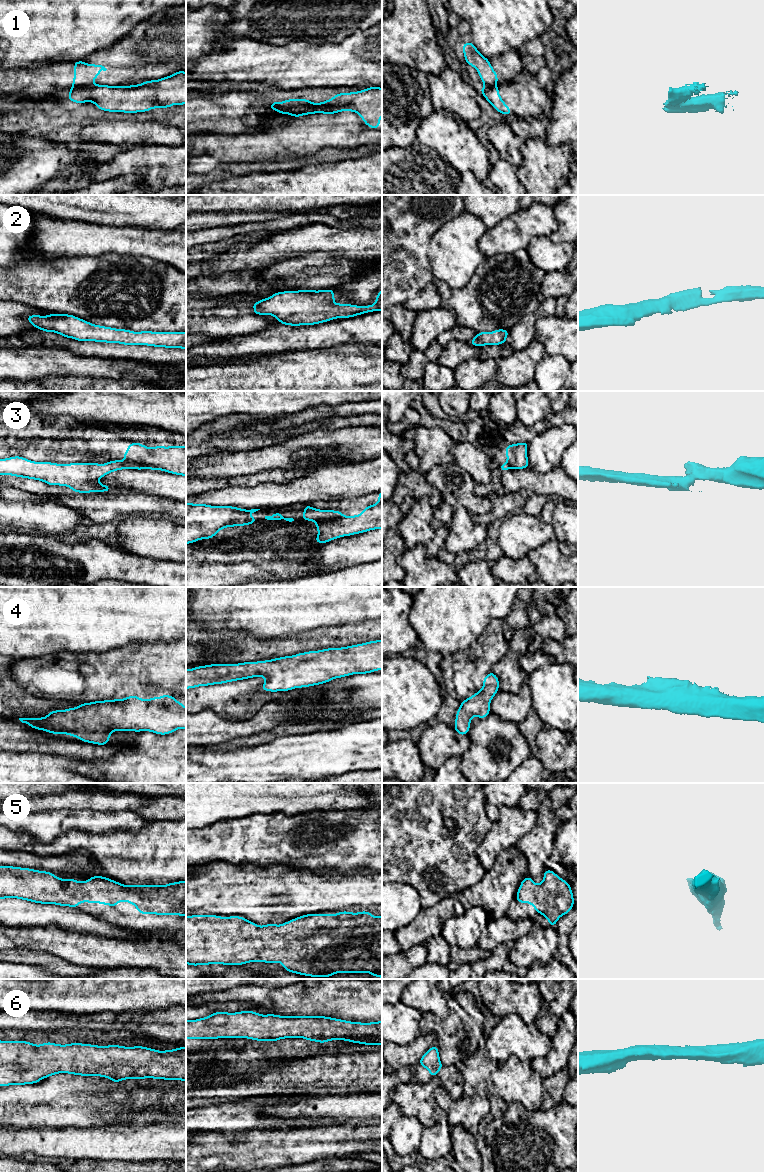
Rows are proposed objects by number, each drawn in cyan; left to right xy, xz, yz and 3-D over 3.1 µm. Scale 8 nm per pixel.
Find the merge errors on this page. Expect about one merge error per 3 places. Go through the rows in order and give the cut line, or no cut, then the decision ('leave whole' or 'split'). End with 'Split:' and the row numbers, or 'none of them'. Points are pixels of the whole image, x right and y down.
1: cut in xz along (272, 104), (285, 110); split
2: no cut; leave whole
3: cut in xz along (343, 516), (316, 521); split
4: no cut; leave whole
5: no cut; leave whole
6: no cut; leave whole
Split: 1, 3

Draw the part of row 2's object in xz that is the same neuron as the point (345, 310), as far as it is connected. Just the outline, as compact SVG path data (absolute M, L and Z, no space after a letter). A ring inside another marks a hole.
M333 289L276 292L251 304L255 315L272 315L281 324L316 325L338 318L351 318L368 312L382 311L382 289L373 305L358 306L334 303Z

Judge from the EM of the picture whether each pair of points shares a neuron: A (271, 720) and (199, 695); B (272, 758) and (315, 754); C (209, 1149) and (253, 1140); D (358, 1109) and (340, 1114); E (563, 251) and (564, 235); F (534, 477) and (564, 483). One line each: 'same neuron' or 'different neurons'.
A: different neurons
B: same neuron
C: same neuron
D: same neuron
E: different neurons
F: same neuron

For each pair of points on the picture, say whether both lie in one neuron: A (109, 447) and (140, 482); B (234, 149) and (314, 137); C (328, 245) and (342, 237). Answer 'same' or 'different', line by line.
A: different
B: same
C: same

